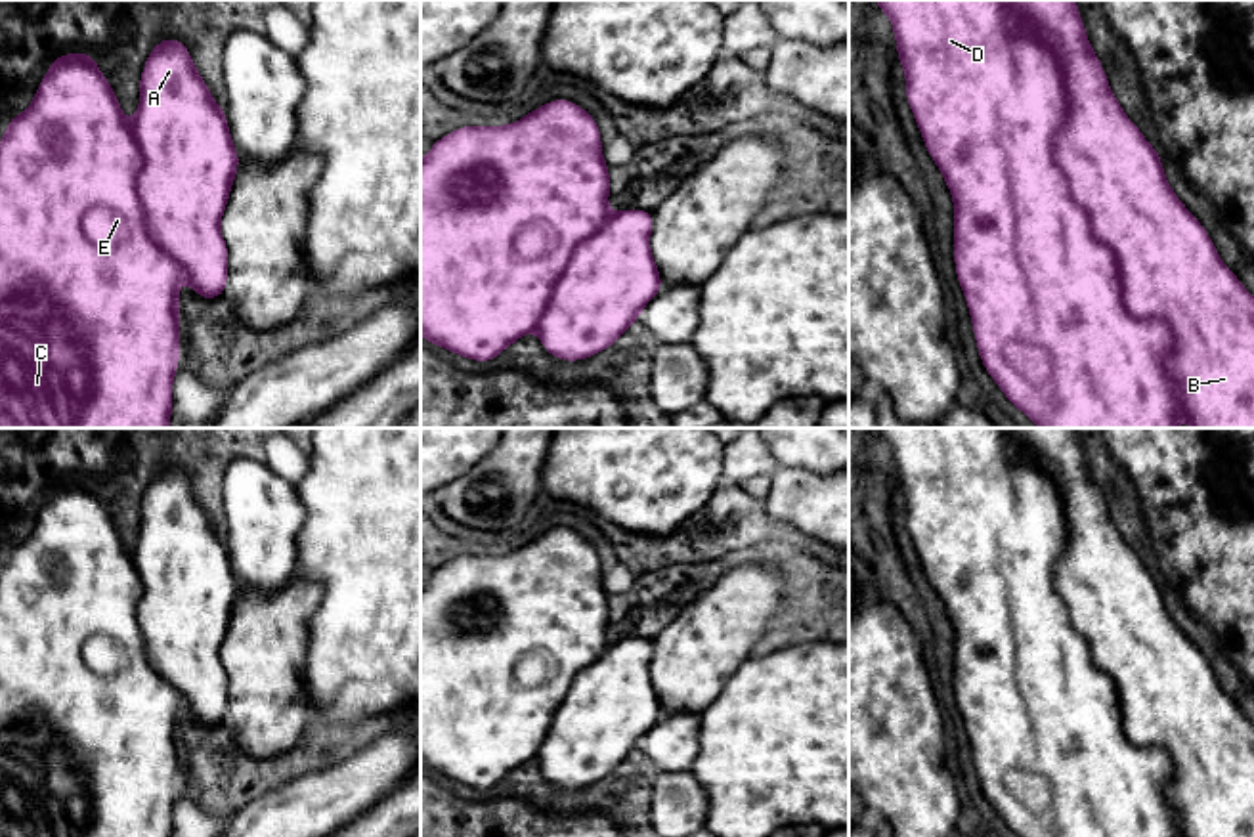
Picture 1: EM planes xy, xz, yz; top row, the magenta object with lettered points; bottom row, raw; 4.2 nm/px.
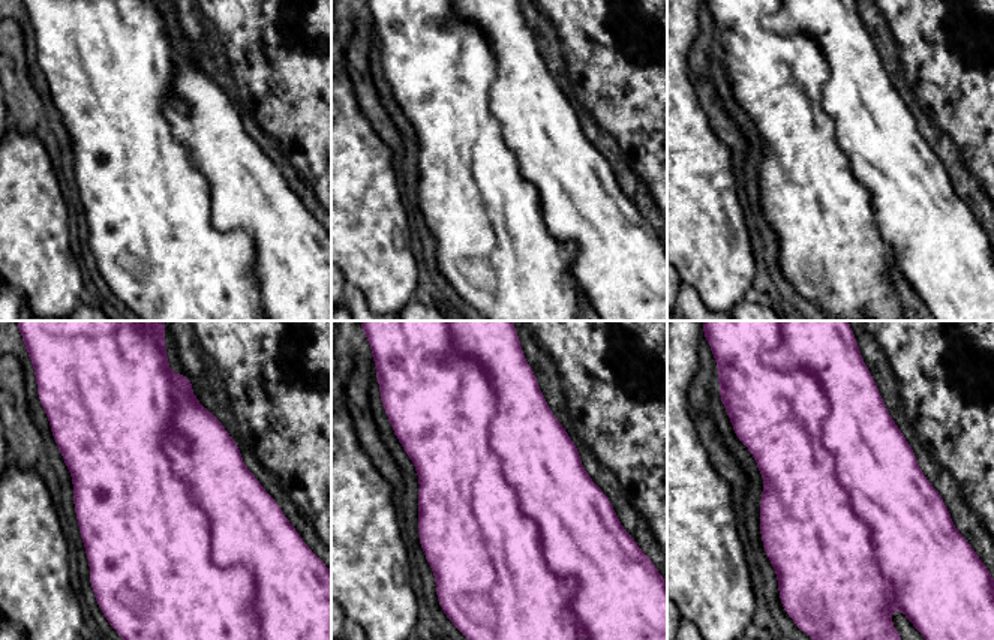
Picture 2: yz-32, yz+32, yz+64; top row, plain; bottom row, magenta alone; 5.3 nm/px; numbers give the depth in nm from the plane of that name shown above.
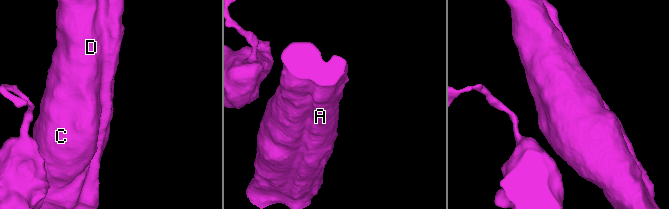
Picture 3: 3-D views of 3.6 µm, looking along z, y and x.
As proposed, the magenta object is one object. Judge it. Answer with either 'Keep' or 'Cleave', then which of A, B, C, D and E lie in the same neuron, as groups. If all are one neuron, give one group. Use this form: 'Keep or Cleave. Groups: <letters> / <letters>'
Keep. Groups: A B C D E

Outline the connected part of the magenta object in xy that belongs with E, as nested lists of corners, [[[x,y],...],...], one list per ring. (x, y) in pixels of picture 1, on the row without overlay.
[[[162,466],[151,480],[143,493],[140,506],[140,535],[134,548],[128,552],[124,548],[122,537],[119,533],[117,522],[97,497],[97,483],[84,480],[63,482],[57,487],[50,489],[46,504],[40,508],[34,527],[29,537],[21,543],[8,548],[6,560],[0,568],[0,837],[172,837],[172,808],[178,801],[180,787],[180,724],[178,715],[185,705],[193,720],[205,728],[214,728],[220,722],[226,722],[227,713],[227,673],[220,661],[220,648],[224,644],[233,606],[239,598],[239,583],[231,569],[229,554],[224,543],[224,533],[218,533],[206,510],[199,503],[189,478],[180,466]]]

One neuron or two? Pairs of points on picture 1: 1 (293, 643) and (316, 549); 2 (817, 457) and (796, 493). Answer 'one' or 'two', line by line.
1: two
2: one

